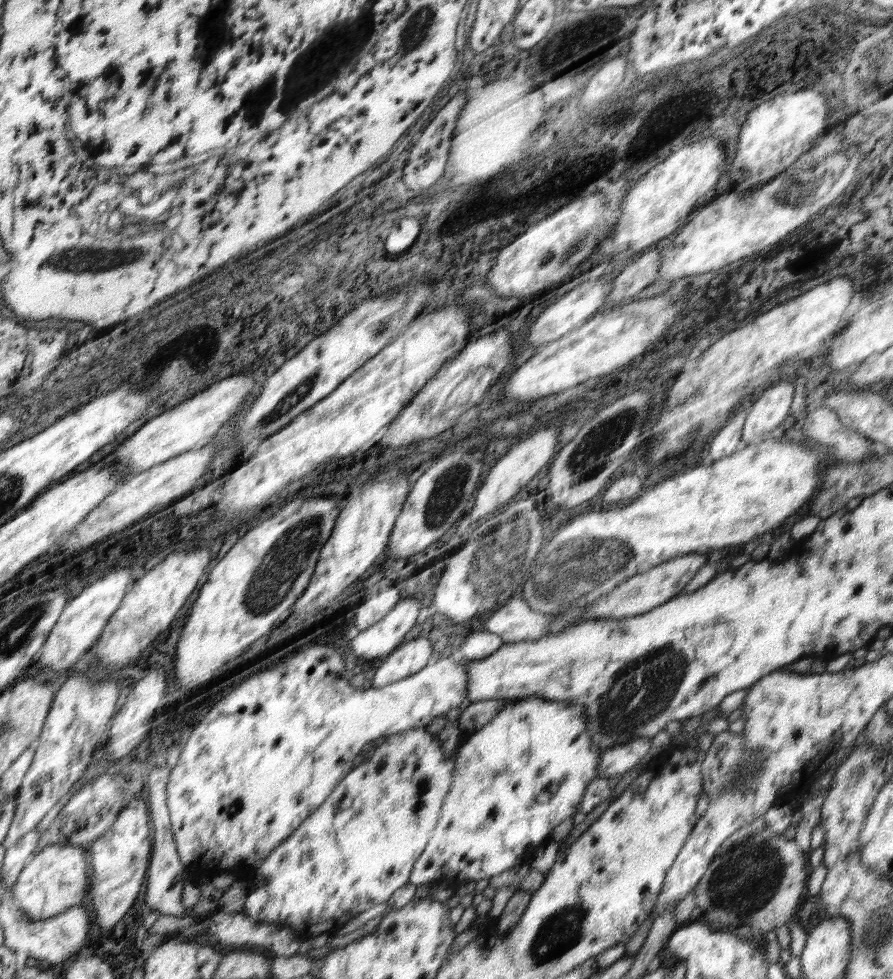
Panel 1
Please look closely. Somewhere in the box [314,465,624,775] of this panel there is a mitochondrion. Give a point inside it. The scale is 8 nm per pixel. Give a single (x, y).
(486, 581)

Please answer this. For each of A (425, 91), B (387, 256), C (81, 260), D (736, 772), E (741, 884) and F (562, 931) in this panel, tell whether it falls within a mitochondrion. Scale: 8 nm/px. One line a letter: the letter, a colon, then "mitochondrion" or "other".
A: other
B: other
C: mitochondrion
D: mitochondrion
E: mitochondrion
F: mitochondrion

